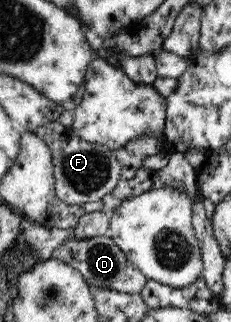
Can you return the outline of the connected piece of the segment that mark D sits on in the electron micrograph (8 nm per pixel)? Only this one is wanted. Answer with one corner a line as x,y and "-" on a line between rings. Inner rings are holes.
92,237
86,240
64,241
52,255
56,260
73,266
84,278
90,287
120,291
120,293
140,294
146,285
148,277
127,259
123,250
114,240
107,237

